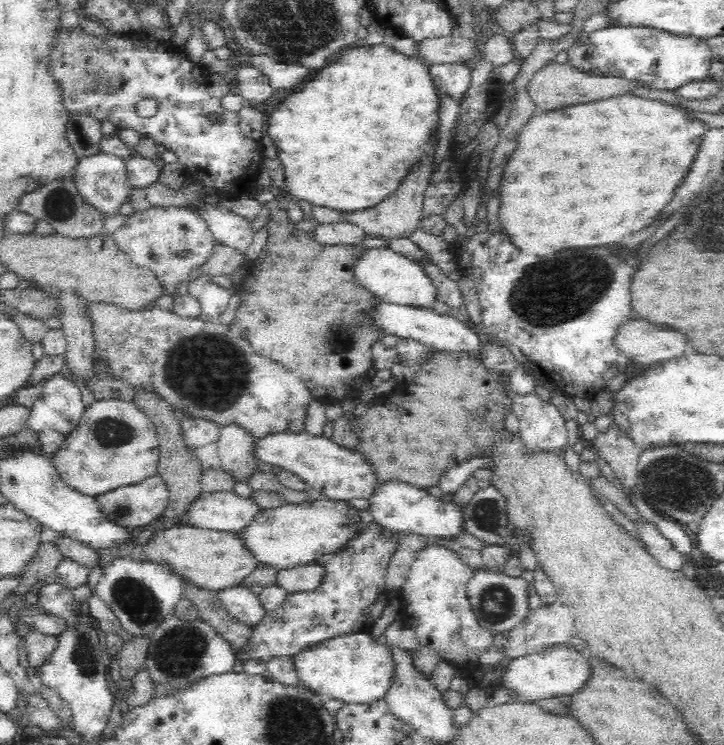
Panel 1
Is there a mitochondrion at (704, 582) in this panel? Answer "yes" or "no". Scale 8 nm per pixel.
no

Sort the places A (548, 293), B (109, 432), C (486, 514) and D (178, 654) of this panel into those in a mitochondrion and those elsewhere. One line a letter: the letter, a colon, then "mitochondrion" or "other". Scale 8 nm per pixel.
A: mitochondrion
B: mitochondrion
C: mitochondrion
D: mitochondrion

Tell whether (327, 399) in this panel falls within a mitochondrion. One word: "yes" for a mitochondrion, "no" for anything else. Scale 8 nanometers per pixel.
no

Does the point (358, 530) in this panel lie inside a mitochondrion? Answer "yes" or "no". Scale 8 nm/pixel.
no

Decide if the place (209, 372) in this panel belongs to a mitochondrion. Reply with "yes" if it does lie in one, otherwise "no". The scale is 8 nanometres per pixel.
yes

